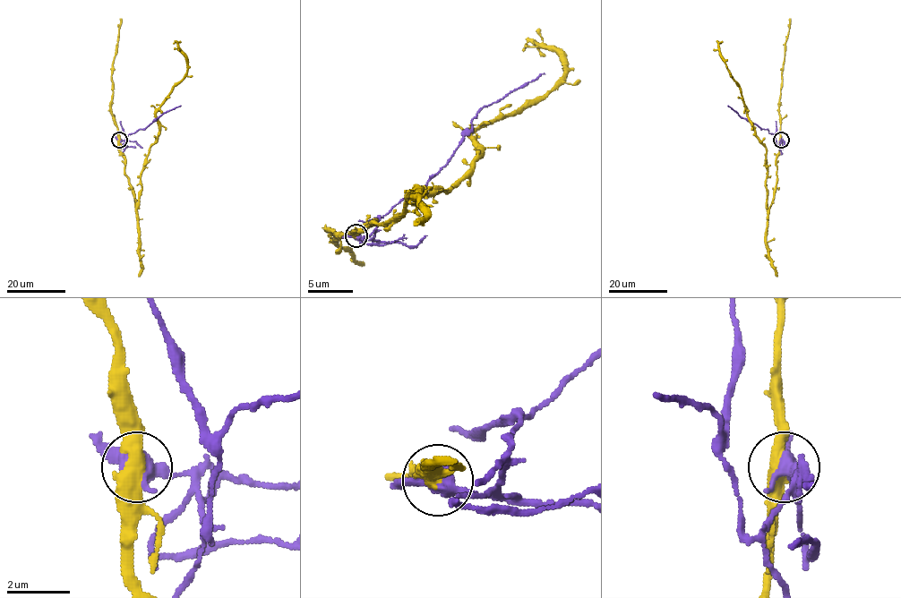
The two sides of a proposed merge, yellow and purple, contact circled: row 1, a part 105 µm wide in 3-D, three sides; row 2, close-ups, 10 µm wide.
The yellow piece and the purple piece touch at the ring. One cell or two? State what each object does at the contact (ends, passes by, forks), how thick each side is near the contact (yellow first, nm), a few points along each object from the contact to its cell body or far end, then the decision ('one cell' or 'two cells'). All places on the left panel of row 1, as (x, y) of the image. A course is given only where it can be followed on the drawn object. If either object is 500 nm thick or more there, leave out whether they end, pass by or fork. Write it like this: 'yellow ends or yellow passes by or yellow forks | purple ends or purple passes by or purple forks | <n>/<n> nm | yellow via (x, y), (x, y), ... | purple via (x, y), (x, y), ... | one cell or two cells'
500/480 nm | yellow via (118, 140), (136, 208), (141, 172), (159, 134), (156, 110), (187, 69), (187, 58), (173, 43) | purple via (119, 140), (124, 140), (125, 146), (129, 134), (145, 128), (160, 115), (180, 106) | two cells

